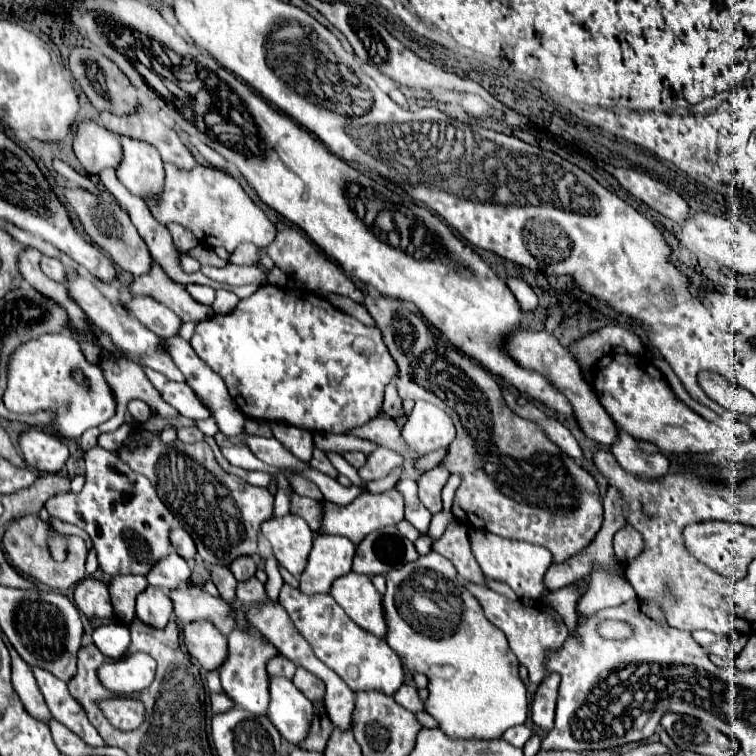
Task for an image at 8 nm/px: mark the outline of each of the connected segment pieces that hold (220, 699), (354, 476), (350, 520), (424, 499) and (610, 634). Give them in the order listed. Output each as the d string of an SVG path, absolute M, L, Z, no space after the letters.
M215 693L215 695L211 695L211 705L213 705L213 713L219 713L219 711L233 708L235 703L225 693Z
M326 453L332 465L338 470L339 474L345 475L349 478L352 484L358 487L364 487L366 482L360 478L357 470L351 466L340 454Z
M395 489L381 495L371 495L371 493L359 495L347 507L339 507L335 503L323 503L323 505L325 505L323 507L323 533L349 537L355 545L359 545L369 533L383 529L387 525L397 525L403 519L403 497Z
M439 465L431 471L427 471L427 475L423 475L423 479L419 479L419 499L421 503L435 515L439 511L443 511L443 503L441 503L441 489L447 483L447 477L451 473Z
M605 621L599 627L599 633L607 639L625 639L627 635L631 635L631 627L627 627L625 623L615 623L615 621Z

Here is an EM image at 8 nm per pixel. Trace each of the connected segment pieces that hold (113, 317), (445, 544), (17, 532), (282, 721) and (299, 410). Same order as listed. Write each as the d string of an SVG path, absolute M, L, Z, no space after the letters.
M75 269L67 271L67 279L65 279L65 287L67 287L67 293L69 297L85 311L85 315L89 319L95 319L95 323L99 323L99 327L103 327L103 331L107 331L111 335L111 339L115 339L115 343L119 343L119 347L123 347L125 351L131 351L131 355L143 355L143 359L147 359L145 367L151 367L159 373L163 373L167 379L171 381L181 381L185 383L185 377L183 373L171 363L171 357L169 355L159 355L159 351L155 351L155 343L159 343L159 337L151 331L147 331L135 317L129 317L125 313L119 313L111 303L109 299L105 299L99 289L95 287L93 279L85 273L79 273Z
M453 519L447 525L441 539L433 543L433 549L439 551L443 557L447 557L453 563L459 577L479 583L479 585L485 585L485 575L483 575L481 567L475 563L475 557L469 547L467 529L463 523L459 523L459 519Z
M29 515L29 519L9 523L9 527L3 533L1 545L3 545L3 551L5 551L7 559L9 559L9 563L19 573L23 573L29 579L33 579L37 583L43 583L47 587L65 591L71 585L77 585L79 581L85 579L85 557L87 557L87 549L85 549L83 539L73 537L73 535L69 535L67 539L69 539L69 555L67 555L67 559L63 563L53 561L51 555L47 553L47 527L43 525L43 521L39 517Z
M271 677L269 695L267 717L279 729L283 739L293 745L301 743L313 719L313 703L285 677Z
M261 285L251 297L241 299L227 315L213 315L197 323L191 347L227 385L231 399L249 419L287 421L319 433L345 433L375 419L383 407L385 387L397 377L397 363L389 355L377 327L367 327L355 317L333 307L325 297L307 289Z

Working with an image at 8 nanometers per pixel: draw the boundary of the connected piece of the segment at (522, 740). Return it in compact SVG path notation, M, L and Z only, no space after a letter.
M517 725L517 727L511 727L503 733L503 739L507 743L511 743L513 747L523 747L527 743L527 739L531 737L531 729L525 727L525 725Z

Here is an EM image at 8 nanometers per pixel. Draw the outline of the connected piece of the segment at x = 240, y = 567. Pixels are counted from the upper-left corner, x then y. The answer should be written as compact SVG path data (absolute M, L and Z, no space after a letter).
M245 557L245 559L237 559L235 563L231 563L229 569L231 569L231 573L235 575L237 581L247 581L247 579L251 579L255 575L257 565L255 565L255 561L251 557Z

